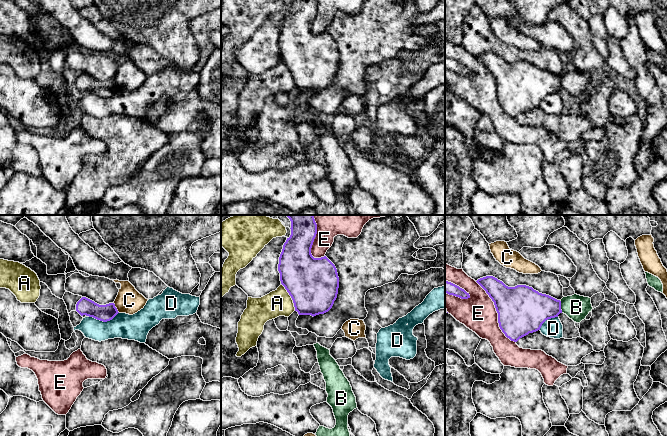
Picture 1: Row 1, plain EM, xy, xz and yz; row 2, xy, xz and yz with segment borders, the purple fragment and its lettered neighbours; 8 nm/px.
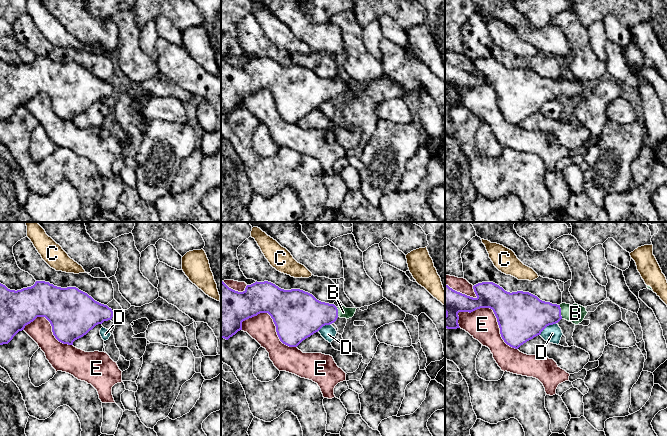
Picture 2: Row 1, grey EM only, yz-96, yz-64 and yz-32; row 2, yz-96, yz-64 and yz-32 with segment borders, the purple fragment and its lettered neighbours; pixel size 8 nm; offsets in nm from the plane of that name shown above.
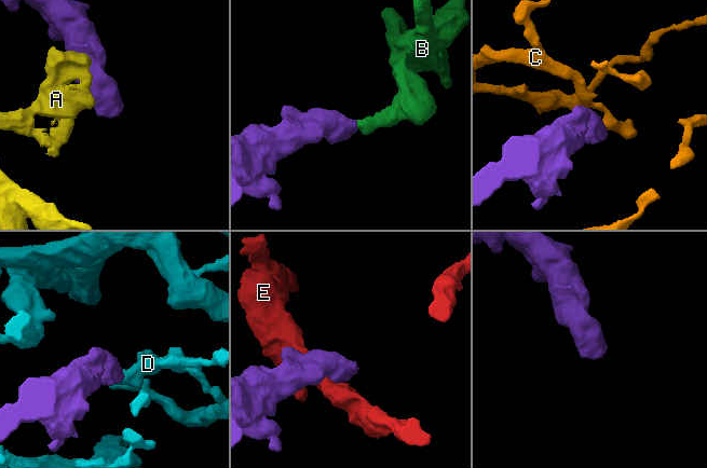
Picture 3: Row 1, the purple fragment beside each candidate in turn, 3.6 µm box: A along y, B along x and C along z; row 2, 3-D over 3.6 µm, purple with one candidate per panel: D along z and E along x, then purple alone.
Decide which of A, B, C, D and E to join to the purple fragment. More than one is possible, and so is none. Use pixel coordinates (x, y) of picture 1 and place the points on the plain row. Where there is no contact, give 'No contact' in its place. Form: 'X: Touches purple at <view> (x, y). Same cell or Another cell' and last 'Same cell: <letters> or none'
A: Touches purple at xz (291, 73). Another cell
B: Touches purple at yz (560, 82). Same cell
C: Touches purple at xy (116, 84). Another cell
D: Touches purple at xy (103, 97). Another cell
E: Touches purple at yz (497, 88). Another cell
Same cell: B

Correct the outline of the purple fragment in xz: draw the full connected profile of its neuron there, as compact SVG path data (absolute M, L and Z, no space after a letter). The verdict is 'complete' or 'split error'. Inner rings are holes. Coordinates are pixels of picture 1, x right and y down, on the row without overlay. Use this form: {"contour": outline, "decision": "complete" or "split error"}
{"contour": "M291 0L291 11L283 21L278 47L281 60L291 72L299 91L316 92L328 88L337 74L339 53L335 41L326 33L314 34L311 24L317 0Z", "decision": "complete"}

